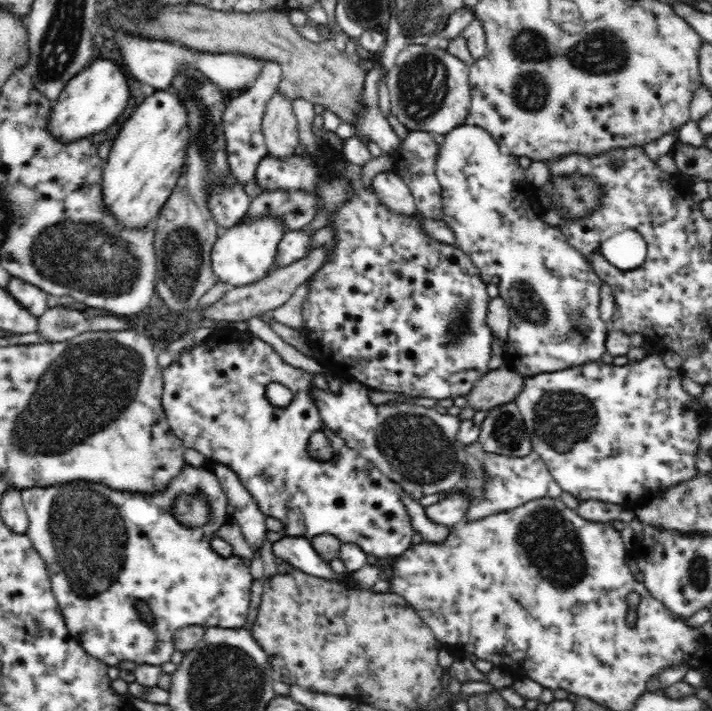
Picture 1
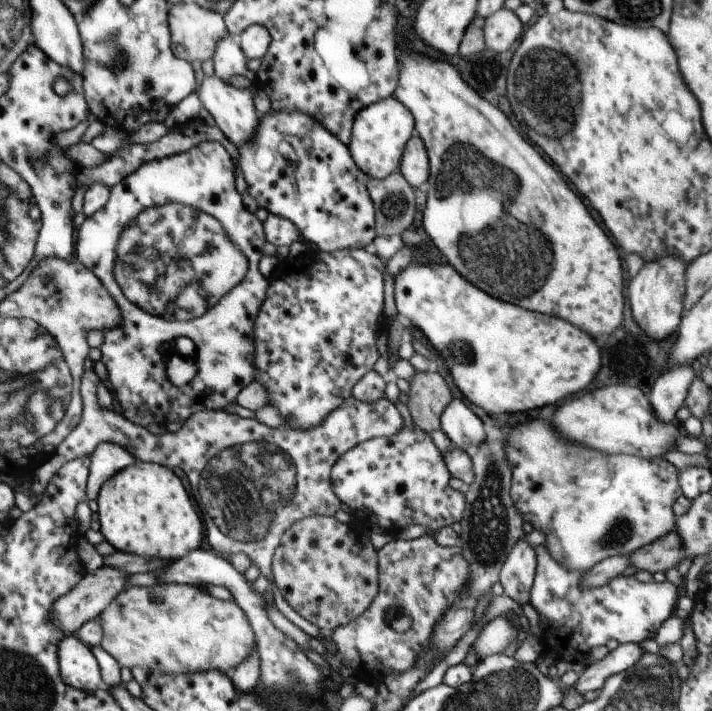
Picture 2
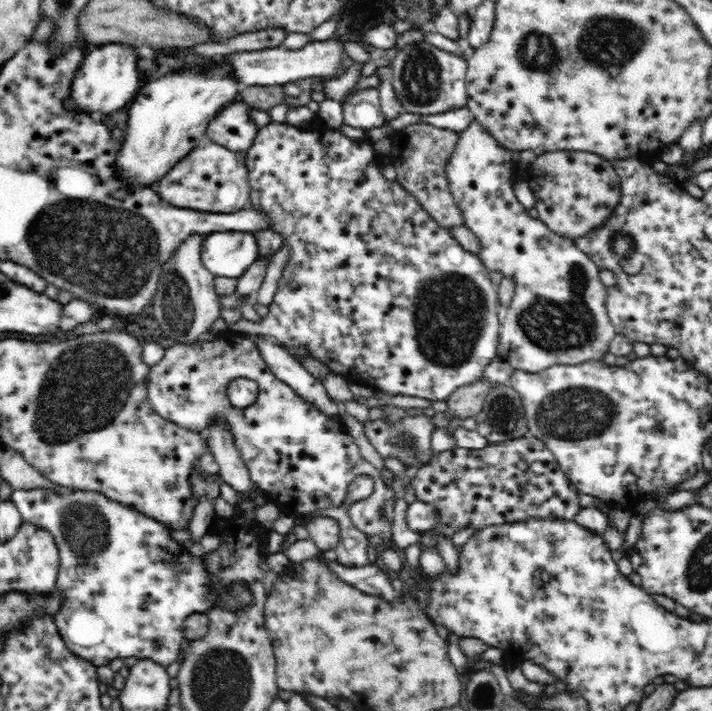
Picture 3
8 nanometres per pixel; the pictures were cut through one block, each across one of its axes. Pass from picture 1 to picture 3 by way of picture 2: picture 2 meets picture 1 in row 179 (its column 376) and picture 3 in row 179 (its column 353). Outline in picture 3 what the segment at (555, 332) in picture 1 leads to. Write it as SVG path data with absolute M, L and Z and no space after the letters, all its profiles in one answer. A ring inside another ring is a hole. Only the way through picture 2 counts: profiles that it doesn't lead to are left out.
M474 119L474 121L468 125L468 128L459 131L458 144L456 144L452 156L450 156L448 164L446 164L446 174L452 197L458 209L462 212L465 227L468 227L470 231L474 232L480 240L480 253L478 254L480 261L484 263L484 266L489 272L501 272L504 277L512 277L512 279L514 279L515 293L509 300L506 316L504 316L502 325L499 328L497 356L502 358L504 362L508 362L514 369L532 373L543 371L544 368L548 368L553 364L576 365L582 364L582 362L588 362L588 360L602 359L602 356L604 356L606 352L609 352L610 341L615 337L617 332L607 314L607 287L600 281L600 277L598 277L598 265L596 265L587 254L581 252L572 239L566 239L564 236L552 232L552 230L546 227L539 219L534 219L529 216L528 210L520 204L518 198L514 195L513 184L518 178L514 177L514 160L512 160L511 151L503 147L476 119Z

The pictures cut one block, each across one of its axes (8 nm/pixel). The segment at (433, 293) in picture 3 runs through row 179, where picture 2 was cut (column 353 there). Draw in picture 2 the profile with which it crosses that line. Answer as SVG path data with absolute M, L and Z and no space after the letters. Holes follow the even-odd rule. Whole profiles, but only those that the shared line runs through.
M302 248L284 258L276 268L276 275L269 278L269 288L266 299L260 308L254 328L255 343L255 380L265 388L269 397L270 407L276 407L280 411L286 423L290 423L294 429L310 429L319 425L324 418L334 409L339 408L352 397L351 389L368 372L373 371L374 364L381 357L382 352L377 348L378 331L380 331L380 318L383 315L384 305L384 273L385 262L377 255L366 252L364 249L348 249L326 253L314 248Z

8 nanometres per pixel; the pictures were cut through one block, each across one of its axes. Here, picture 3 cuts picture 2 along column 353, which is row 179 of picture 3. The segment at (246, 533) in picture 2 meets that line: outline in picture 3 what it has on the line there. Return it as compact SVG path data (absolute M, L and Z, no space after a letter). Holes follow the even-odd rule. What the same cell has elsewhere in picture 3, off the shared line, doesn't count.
M426 123L406 126L399 131L398 145L401 151L396 154L393 162L401 187L416 198L440 227L447 229L465 227L462 212L452 197L446 174L446 164L458 144L458 134L459 131L439 129Z

